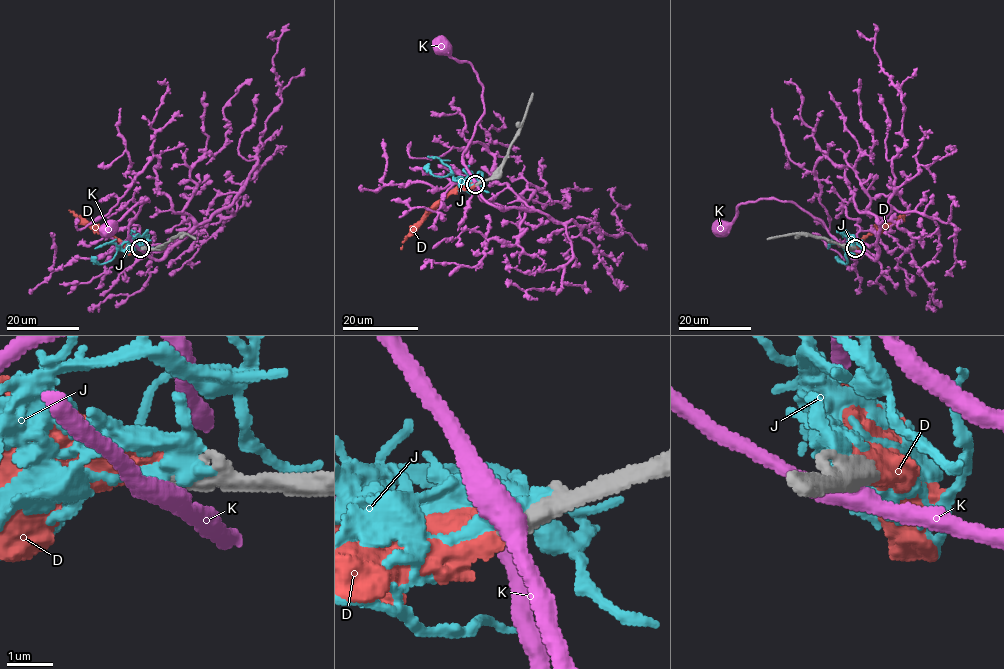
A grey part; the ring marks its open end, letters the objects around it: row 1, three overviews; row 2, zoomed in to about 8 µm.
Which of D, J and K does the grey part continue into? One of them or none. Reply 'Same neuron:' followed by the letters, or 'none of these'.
Same neuron: D

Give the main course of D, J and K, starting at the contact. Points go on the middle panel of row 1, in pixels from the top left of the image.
D: (476, 185), (463, 185), (454, 189), (402, 242), (400, 249)
J: (478, 183), (457, 181), (450, 174), (433, 175), (424, 166)
K: (476, 184), (465, 164), (463, 152), (484, 112), (483, 84), (472, 66), (454, 59), (442, 47)

